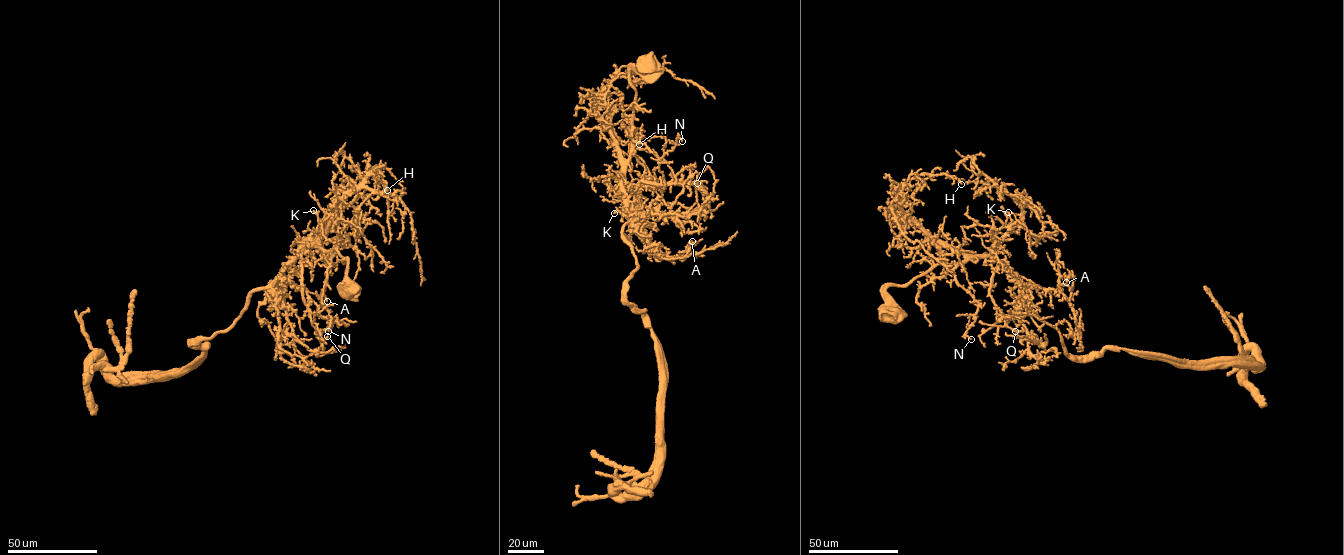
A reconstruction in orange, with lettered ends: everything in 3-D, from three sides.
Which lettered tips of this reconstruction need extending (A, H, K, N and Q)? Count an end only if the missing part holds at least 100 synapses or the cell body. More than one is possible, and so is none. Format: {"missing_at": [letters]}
{"missing_at": []}

